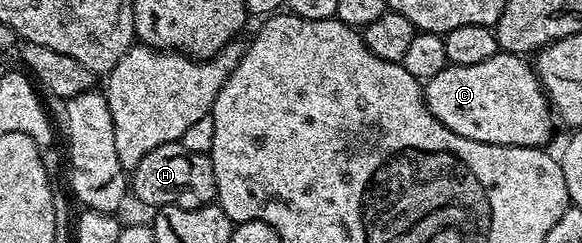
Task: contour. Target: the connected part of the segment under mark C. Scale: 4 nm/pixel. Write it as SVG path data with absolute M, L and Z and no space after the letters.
M498 51L491 58L487 58L487 62L479 62L479 66L455 66L449 64L443 70L439 70L439 74L435 74L435 78L424 81L423 91L425 94L425 104L431 110L431 114L435 114L435 118L439 118L439 122L443 122L445 128L451 129L455 134L459 134L463 138L471 138L475 142L483 142L484 144L498 144L499 146L507 146L508 148L540 148L548 145L548 140L553 136L553 120L555 124L555 112L551 107L551 102L545 94L544 88L541 86L541 80L538 79L534 65L529 64L524 55L516 52Z

